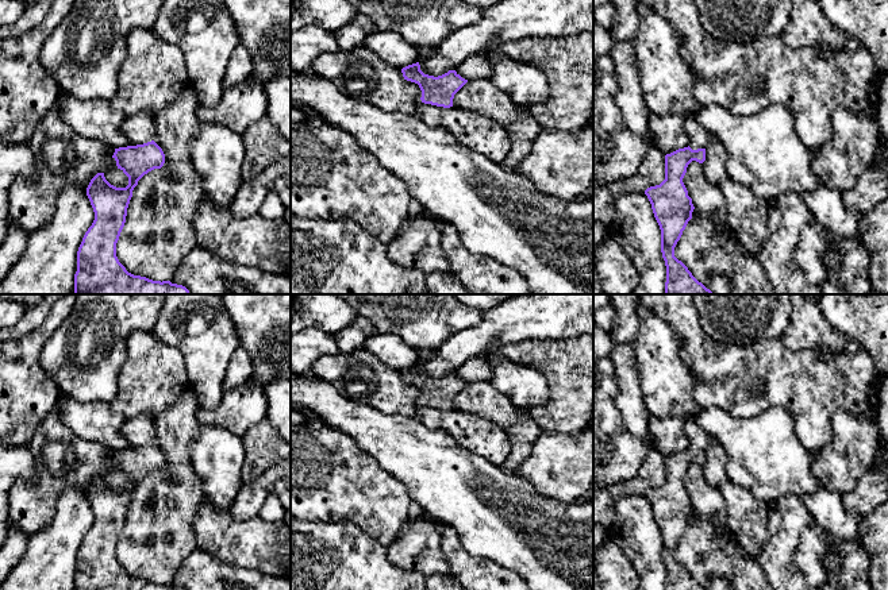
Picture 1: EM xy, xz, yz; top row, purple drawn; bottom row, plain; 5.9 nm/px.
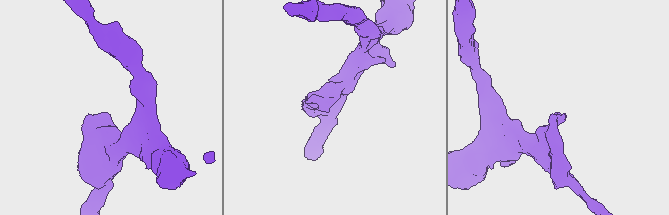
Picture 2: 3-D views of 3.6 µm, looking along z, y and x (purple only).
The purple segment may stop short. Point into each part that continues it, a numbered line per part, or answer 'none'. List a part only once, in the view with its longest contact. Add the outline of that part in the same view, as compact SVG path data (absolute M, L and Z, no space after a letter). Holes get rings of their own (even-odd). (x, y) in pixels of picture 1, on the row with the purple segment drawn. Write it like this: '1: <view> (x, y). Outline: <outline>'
1: xy (141, 128). Outline: M138 113L126 116L123 131L130 140L130 146L143 144L155 138L157 113Z

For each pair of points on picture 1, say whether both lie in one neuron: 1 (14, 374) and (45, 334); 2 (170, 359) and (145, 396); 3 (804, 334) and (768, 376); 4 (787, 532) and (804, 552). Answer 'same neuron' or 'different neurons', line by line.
1: same neuron
2: same neuron
3: different neurons
4: different neurons

